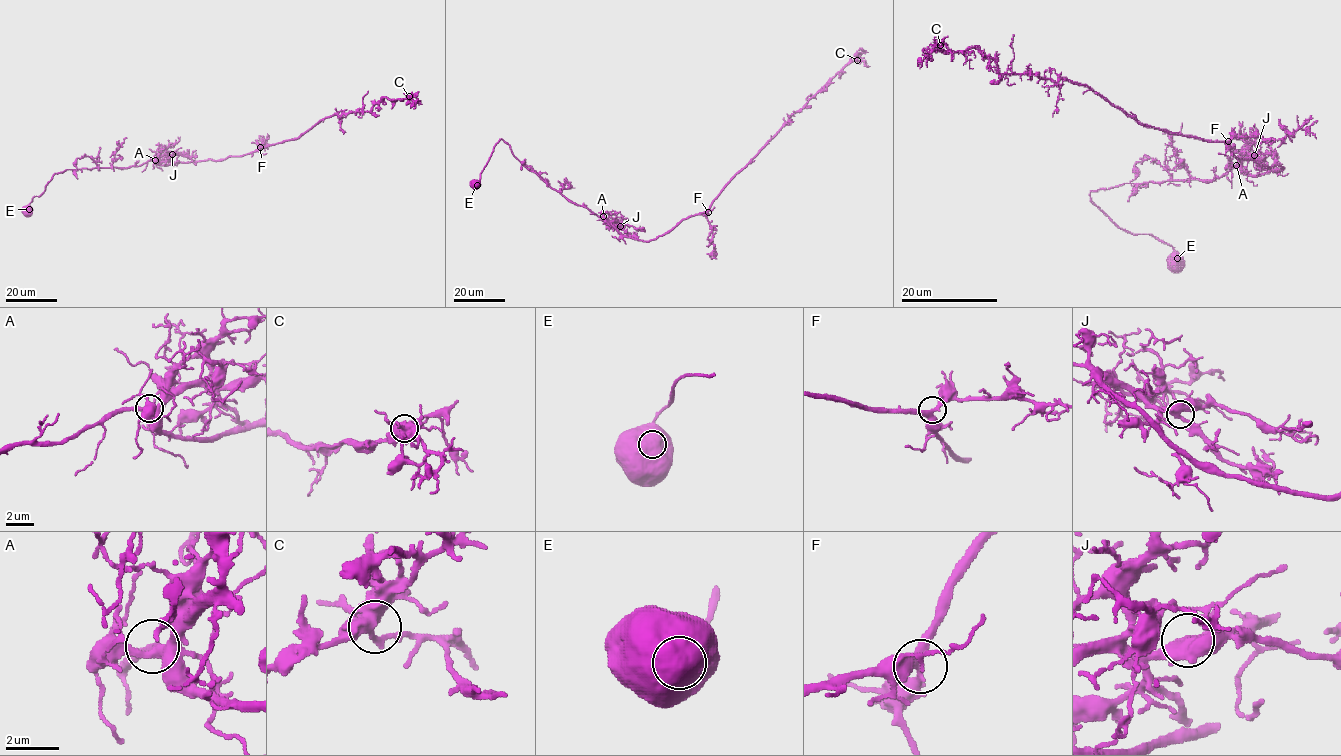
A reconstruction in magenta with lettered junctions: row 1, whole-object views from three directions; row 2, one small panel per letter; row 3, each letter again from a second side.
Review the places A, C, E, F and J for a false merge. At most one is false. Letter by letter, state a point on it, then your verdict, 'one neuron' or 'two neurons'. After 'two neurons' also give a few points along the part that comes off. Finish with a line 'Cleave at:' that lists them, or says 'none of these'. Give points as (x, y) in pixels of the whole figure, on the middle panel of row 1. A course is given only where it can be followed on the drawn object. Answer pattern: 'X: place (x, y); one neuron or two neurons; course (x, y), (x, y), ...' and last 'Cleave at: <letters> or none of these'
A: place (603, 216); one neuron
C: place (857, 60); one neuron
E: place (477, 185); one neuron
F: place (708, 212); one neuron
J: place (620, 226); one neuron
Cleave at: none of these

